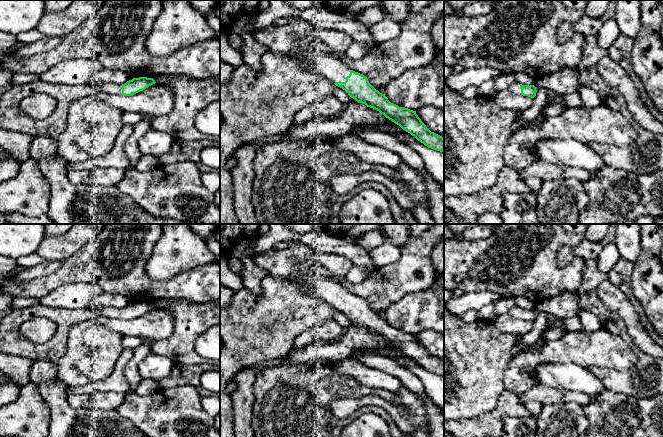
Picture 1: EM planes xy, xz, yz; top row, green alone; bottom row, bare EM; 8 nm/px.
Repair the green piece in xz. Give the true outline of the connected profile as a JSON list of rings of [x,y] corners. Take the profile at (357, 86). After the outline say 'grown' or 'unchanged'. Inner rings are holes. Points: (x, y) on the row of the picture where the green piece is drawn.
[[[294,18],[285,26],[258,30],[255,38],[267,47],[267,51],[282,54],[292,54],[296,49],[310,48],[313,45],[314,51],[307,63],[309,70],[331,80],[357,102],[379,111],[428,148],[444,153],[444,138],[431,132],[416,111],[391,103],[385,94],[369,83],[366,76],[350,70],[333,56],[318,50],[315,47],[315,30],[316,27],[309,22]]]; grown

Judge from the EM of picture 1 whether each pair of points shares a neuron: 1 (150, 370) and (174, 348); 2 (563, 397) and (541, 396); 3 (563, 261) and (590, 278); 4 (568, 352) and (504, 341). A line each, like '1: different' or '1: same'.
1: different
2: same
3: different
4: different

